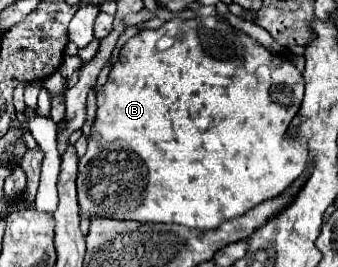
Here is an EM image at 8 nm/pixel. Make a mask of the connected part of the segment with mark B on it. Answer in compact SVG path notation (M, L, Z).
M197 17L197 19L175 19L159 29L145 29L131 37L121 49L119 61L111 67L107 83L97 93L97 115L89 133L87 153L79 159L77 173L77 199L81 219L121 219L139 223L177 223L193 229L217 229L227 221L233 221L245 211L261 205L267 199L281 195L307 165L305 147L285 139L285 131L291 119L297 115L303 101L303 75L285 57L269 53L249 35L229 27L219 17Z

